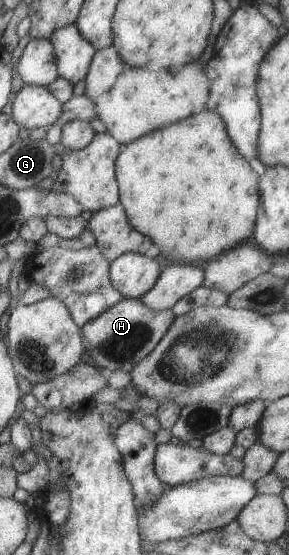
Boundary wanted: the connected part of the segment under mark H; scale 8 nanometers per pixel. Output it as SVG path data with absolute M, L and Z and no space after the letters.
M122 297L95 319L79 327L81 341L94 366L103 368L106 373L117 370L129 373L132 367L158 344L174 317L170 309L153 311L144 306L140 300Z

